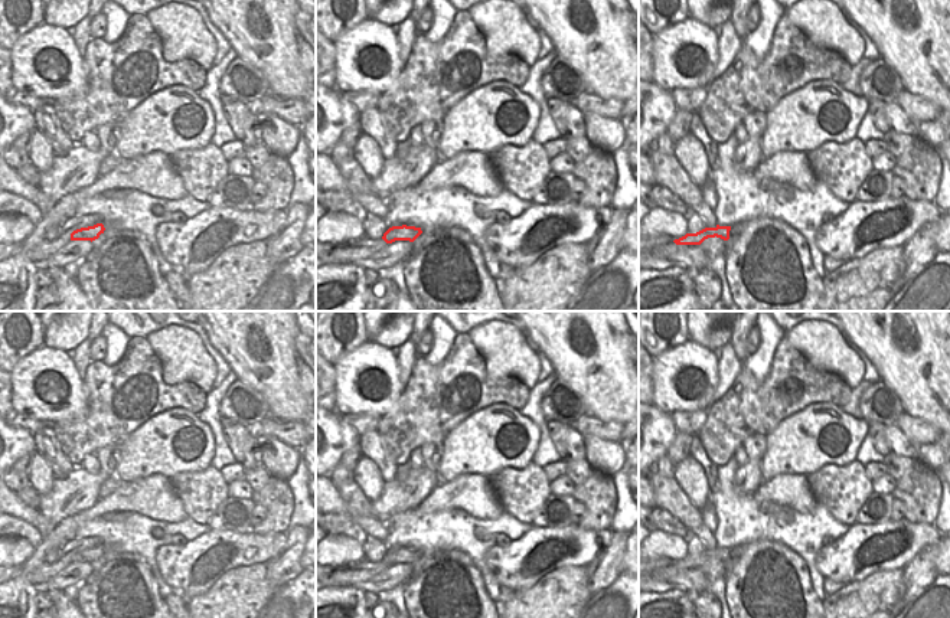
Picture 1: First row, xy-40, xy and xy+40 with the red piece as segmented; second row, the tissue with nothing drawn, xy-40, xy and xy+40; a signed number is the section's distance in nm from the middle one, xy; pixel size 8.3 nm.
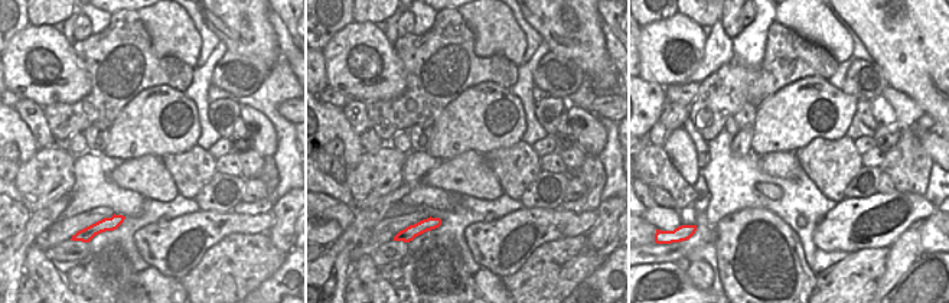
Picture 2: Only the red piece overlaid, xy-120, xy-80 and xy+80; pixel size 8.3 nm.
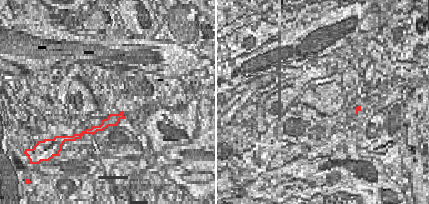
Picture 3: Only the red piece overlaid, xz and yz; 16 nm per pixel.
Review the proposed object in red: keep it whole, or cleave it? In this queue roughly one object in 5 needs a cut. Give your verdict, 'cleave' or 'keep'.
keep

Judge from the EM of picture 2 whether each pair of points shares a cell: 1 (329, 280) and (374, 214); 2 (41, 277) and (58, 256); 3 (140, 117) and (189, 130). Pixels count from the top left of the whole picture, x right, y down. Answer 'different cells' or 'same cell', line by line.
1: same cell
2: different cells
3: same cell

